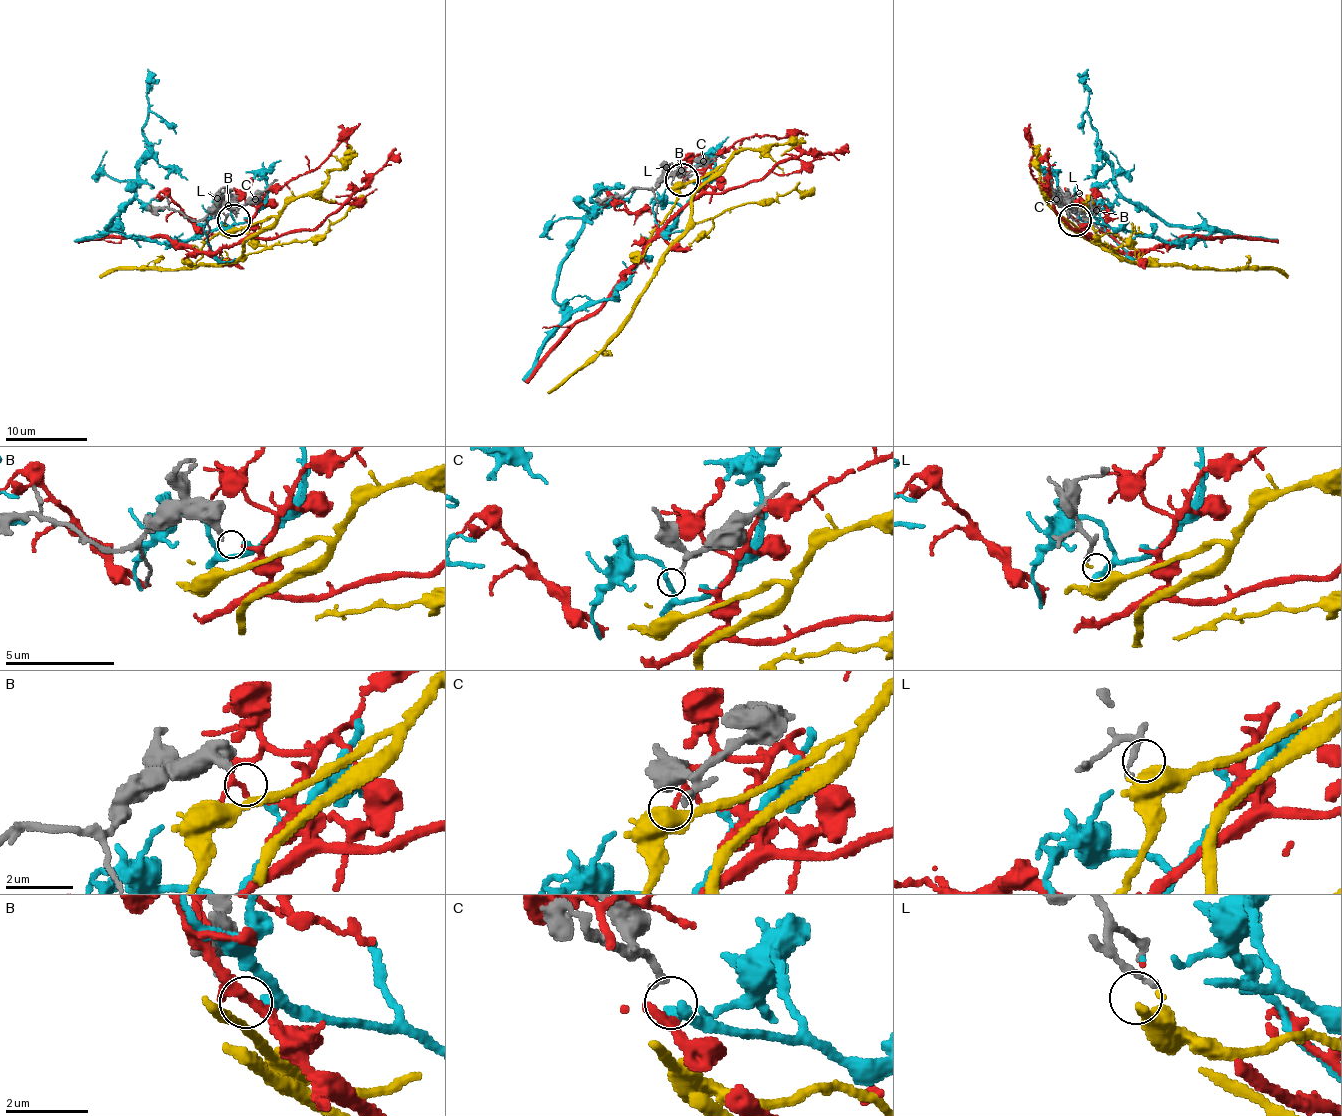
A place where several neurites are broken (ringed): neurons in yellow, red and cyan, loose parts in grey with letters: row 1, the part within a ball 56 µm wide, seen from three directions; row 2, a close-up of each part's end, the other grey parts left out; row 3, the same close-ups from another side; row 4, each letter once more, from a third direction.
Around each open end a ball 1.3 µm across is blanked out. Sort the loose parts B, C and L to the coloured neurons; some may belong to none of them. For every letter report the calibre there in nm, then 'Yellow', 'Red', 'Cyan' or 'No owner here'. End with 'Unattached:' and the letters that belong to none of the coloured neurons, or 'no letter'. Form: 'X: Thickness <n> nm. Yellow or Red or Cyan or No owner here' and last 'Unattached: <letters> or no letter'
B: Thickness 220 nm. No owner here
C: Thickness 190 nm. No owner here
L: Thickness 140 nm. Yellow
Unattached: B, C

